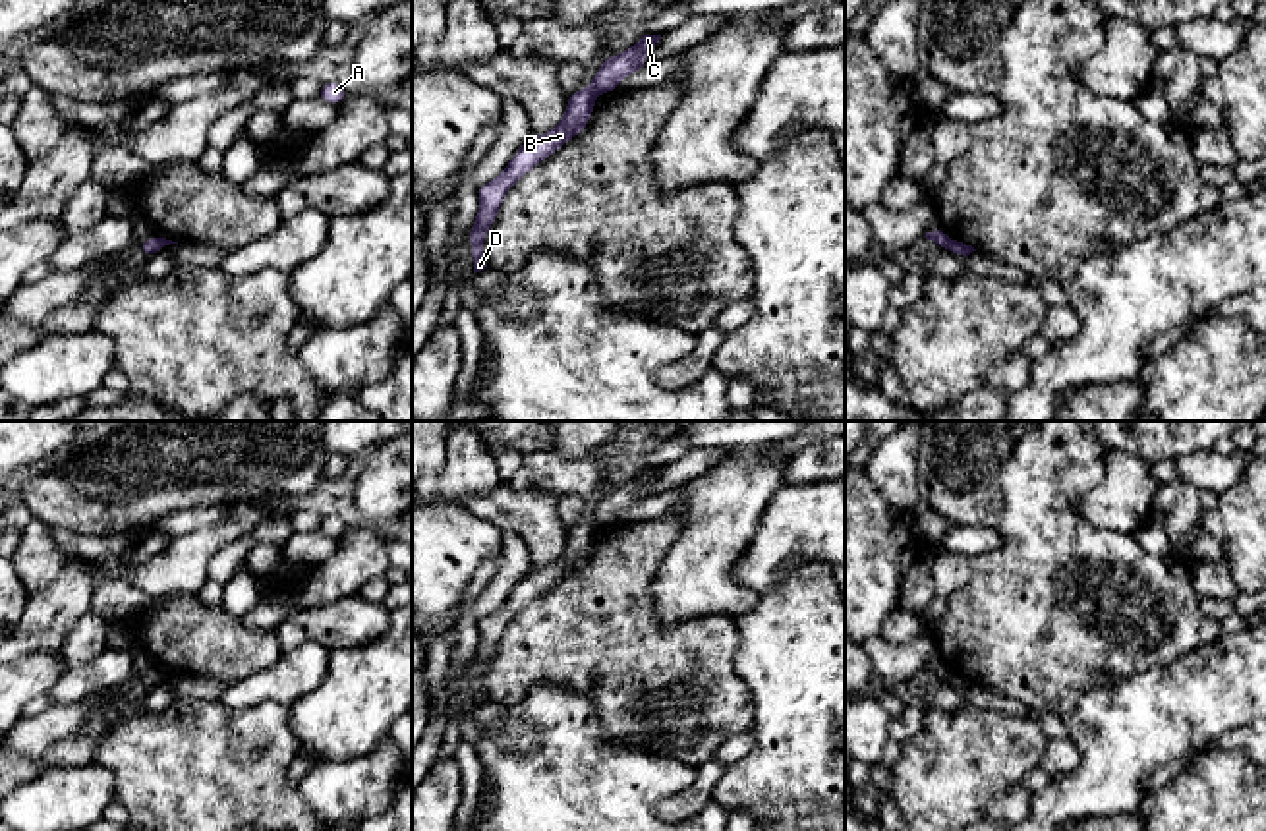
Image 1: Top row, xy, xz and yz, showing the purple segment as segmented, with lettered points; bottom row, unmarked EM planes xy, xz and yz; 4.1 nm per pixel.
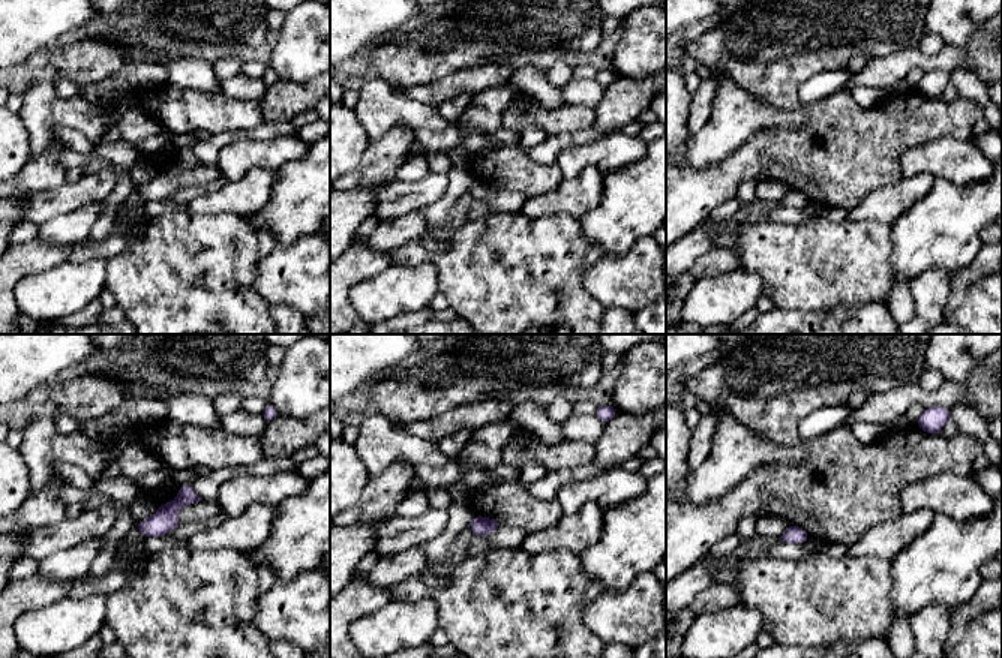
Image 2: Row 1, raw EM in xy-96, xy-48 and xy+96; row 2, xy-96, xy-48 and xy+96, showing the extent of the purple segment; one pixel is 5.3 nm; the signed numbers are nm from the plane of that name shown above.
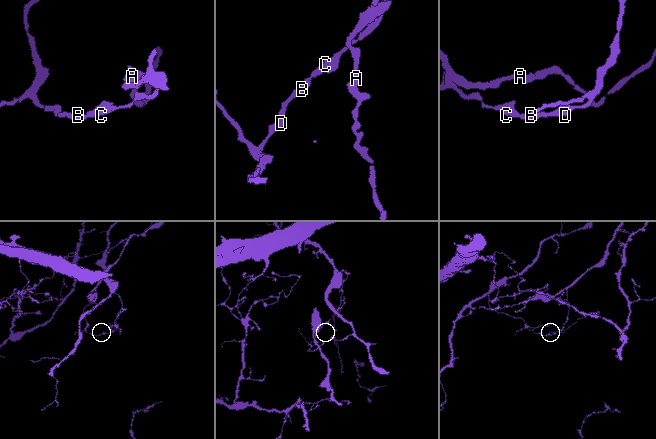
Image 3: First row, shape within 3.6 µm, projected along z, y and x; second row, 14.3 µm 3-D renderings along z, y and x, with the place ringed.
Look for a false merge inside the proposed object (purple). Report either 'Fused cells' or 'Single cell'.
Fused cells

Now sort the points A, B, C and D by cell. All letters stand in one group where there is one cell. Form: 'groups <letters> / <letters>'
groups A C / B D

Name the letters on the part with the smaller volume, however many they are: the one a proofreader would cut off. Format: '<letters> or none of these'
B, D

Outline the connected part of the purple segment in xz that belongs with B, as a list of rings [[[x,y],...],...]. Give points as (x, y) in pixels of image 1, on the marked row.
[[[584,87],[576,93],[570,93],[562,120],[547,133],[537,137],[532,135],[495,180],[477,187],[479,211],[468,234],[472,244],[474,274],[487,267],[481,245],[497,218],[499,207],[506,197],[508,189],[526,172],[551,157],[557,149],[561,149],[566,141],[576,137],[588,126],[590,116],[595,108],[595,99],[597,93],[591,87]]]

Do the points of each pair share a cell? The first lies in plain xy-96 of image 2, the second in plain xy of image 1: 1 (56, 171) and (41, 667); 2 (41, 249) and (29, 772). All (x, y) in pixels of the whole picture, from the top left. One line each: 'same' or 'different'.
1: different
2: same

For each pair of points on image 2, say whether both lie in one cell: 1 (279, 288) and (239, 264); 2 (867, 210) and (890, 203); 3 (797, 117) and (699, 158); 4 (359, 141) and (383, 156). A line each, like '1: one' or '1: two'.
1: two
2: one
3: one
4: two

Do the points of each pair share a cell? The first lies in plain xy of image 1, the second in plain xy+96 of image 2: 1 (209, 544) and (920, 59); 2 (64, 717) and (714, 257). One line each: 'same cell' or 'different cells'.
1: same cell
2: different cells

